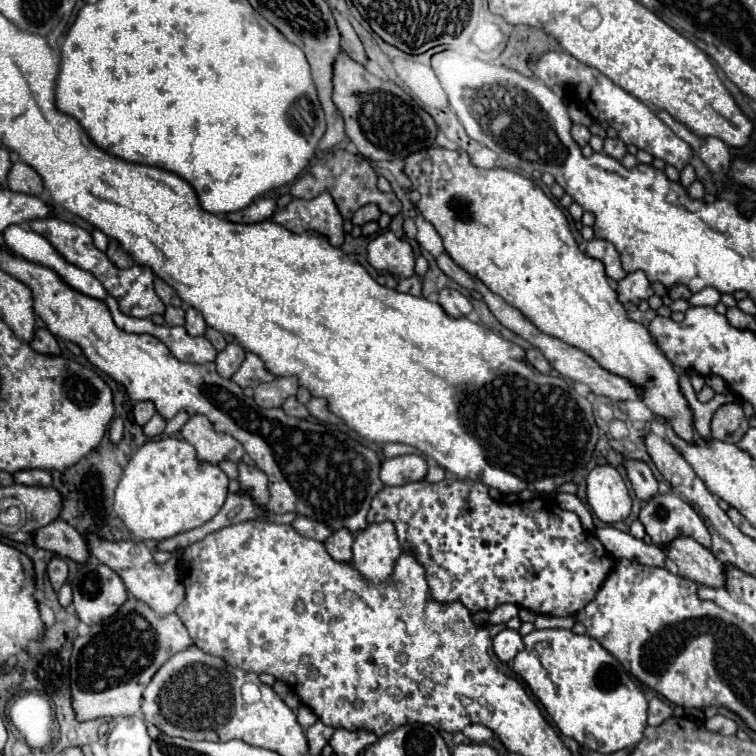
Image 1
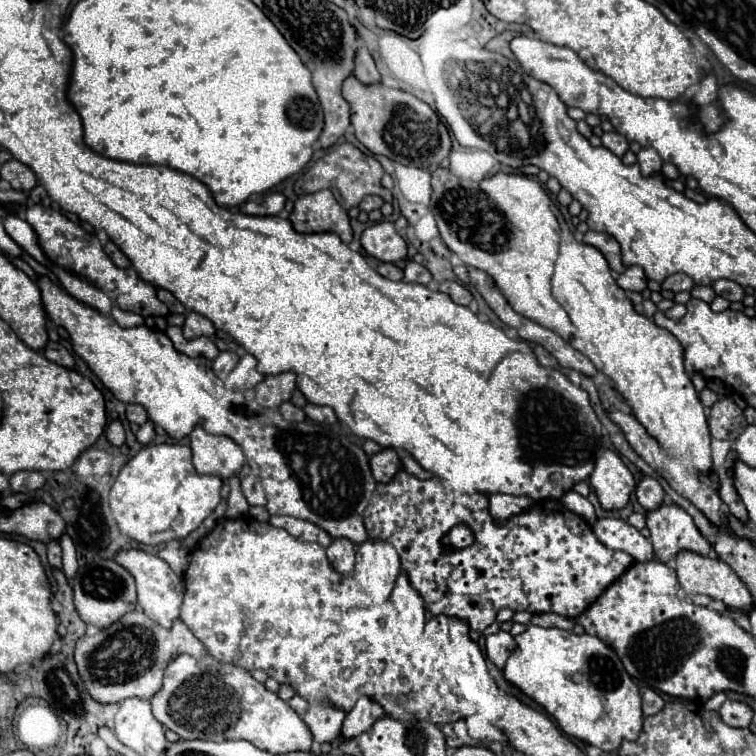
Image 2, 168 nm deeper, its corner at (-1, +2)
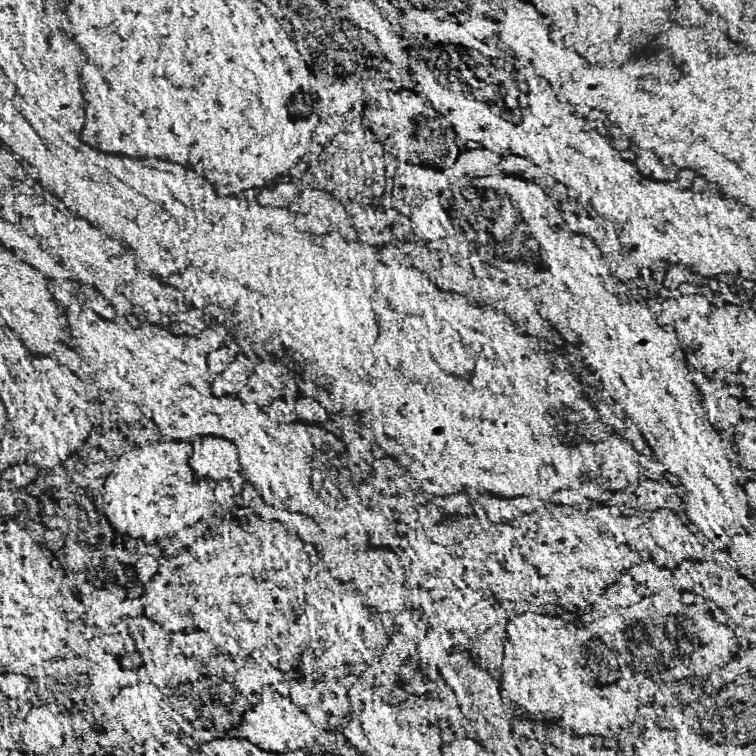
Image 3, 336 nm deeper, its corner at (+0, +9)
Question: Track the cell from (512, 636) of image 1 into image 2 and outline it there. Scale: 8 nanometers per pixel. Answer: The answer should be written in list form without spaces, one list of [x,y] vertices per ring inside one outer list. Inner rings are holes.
[[[500,630],[498,634],[492,634],[486,638],[486,654],[498,668],[504,668],[510,652],[514,648],[516,648],[516,640],[510,632]]]

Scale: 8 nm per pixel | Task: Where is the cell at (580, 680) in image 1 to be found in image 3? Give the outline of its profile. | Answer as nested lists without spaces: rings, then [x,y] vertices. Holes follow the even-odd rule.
[[[523,613],[505,625],[507,643],[501,655],[501,689],[517,703],[525,705],[529,711],[539,711],[553,715],[563,727],[575,735],[591,735],[591,737],[613,737],[619,729],[627,729],[633,723],[637,703],[635,689],[637,683],[627,671],[625,665],[617,663],[617,655],[597,637],[591,635],[585,627],[575,627],[561,617],[539,615],[539,613]]]

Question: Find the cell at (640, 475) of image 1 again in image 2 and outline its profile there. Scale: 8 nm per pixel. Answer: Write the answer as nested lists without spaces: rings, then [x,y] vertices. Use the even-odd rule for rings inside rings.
[[[642,478],[636,486],[636,498],[638,502],[646,508],[646,510],[654,510],[656,506],[662,504],[664,498],[664,490],[660,486],[660,482],[656,478]]]

